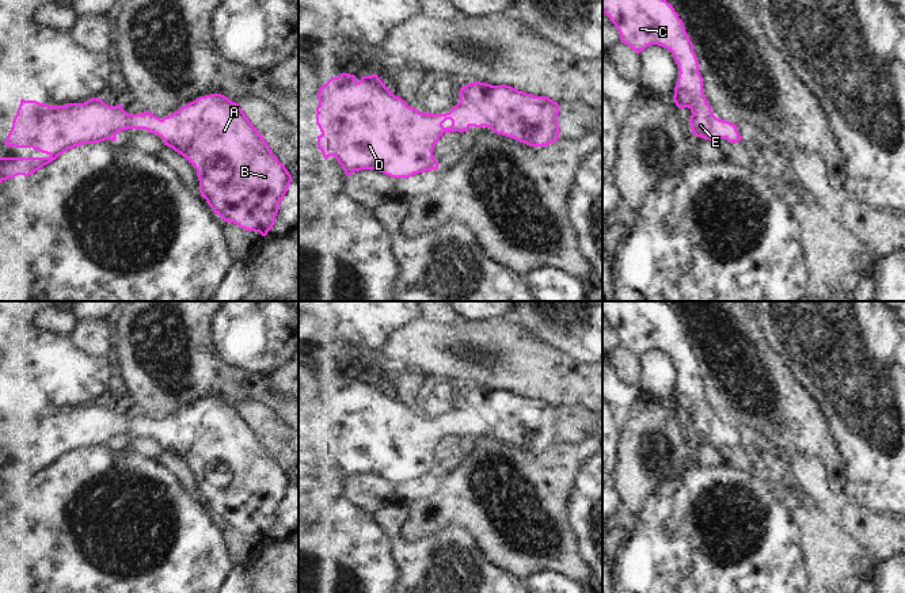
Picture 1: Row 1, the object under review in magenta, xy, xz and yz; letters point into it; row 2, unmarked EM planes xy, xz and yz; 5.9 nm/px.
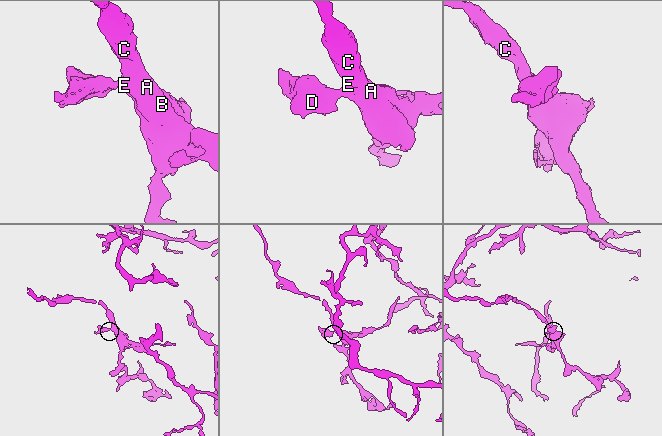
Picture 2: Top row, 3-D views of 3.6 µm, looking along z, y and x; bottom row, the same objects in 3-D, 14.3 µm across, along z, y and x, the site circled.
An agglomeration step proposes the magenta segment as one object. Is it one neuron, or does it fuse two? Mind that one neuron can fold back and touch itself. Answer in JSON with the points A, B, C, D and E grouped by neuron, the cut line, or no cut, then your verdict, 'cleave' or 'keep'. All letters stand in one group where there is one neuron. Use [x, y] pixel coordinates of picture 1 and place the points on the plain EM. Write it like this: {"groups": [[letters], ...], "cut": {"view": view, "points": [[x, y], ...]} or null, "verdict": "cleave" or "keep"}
{"groups": [["A", "B", "C", "D", "E"]], "cut": null, "verdict": "keep"}

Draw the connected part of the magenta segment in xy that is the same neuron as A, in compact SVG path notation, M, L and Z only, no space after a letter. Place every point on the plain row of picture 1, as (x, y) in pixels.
M221 398L199 400L163 423L149 415L128 418L121 408L109 410L98 402L64 410L20 403L4 448L33 452L47 460L0 461L0 487L18 479L28 480L75 451L104 444L115 445L117 437L128 433L145 433L157 438L164 444L164 449L180 457L197 474L201 501L224 525L259 536L262 540L273 532L292 479L273 459L239 408Z

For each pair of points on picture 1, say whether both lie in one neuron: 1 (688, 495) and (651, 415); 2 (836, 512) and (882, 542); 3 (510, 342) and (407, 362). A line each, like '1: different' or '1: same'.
1: different
2: same
3: same

